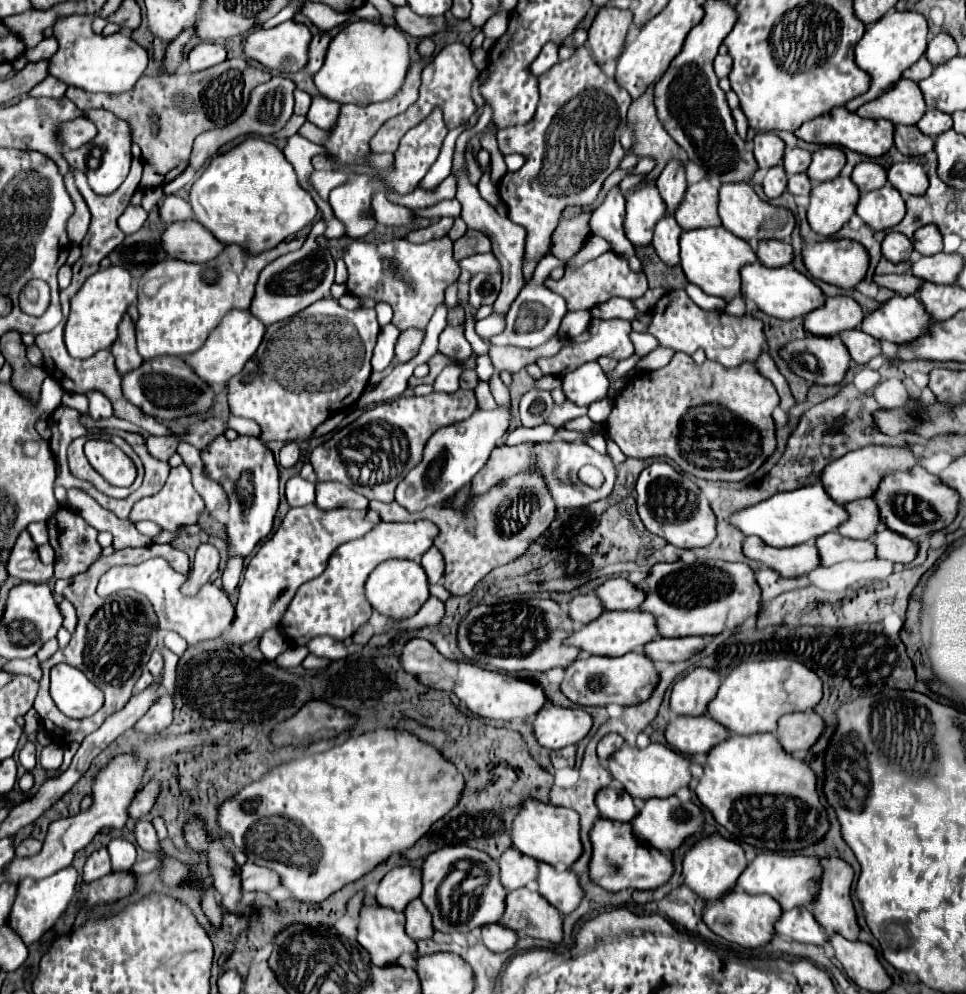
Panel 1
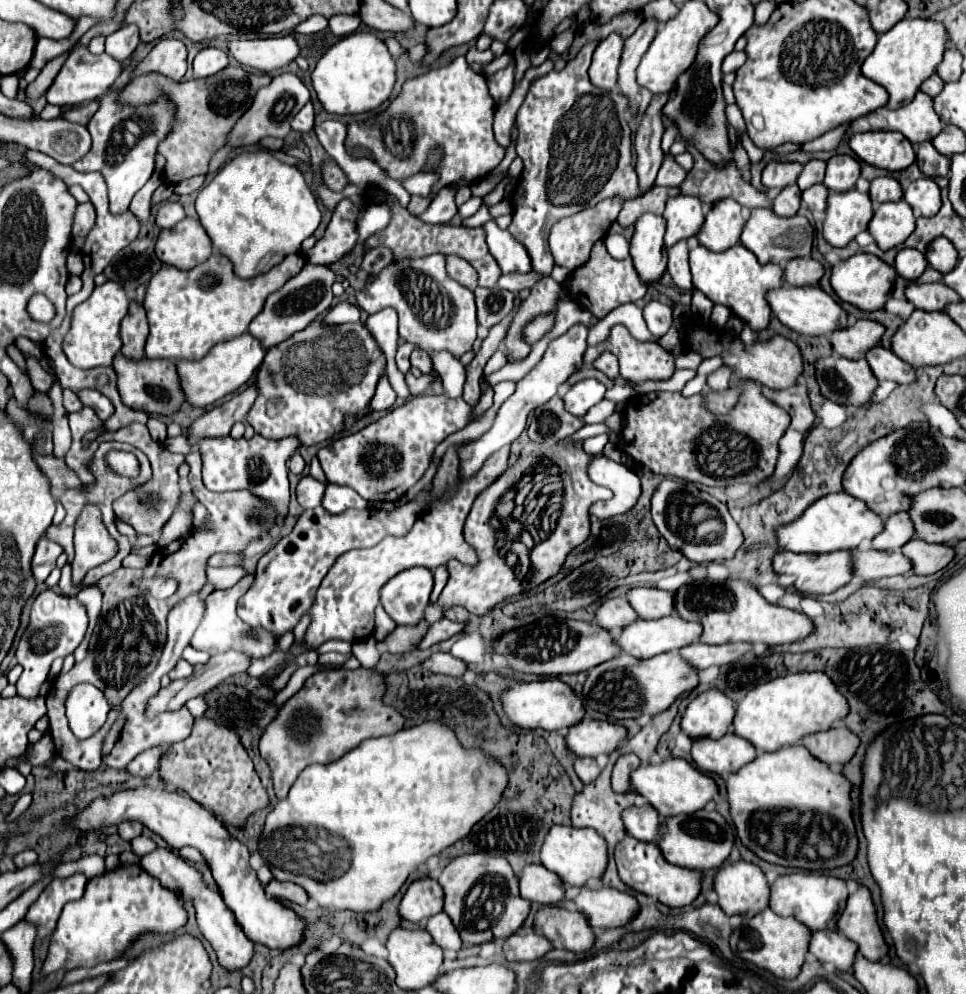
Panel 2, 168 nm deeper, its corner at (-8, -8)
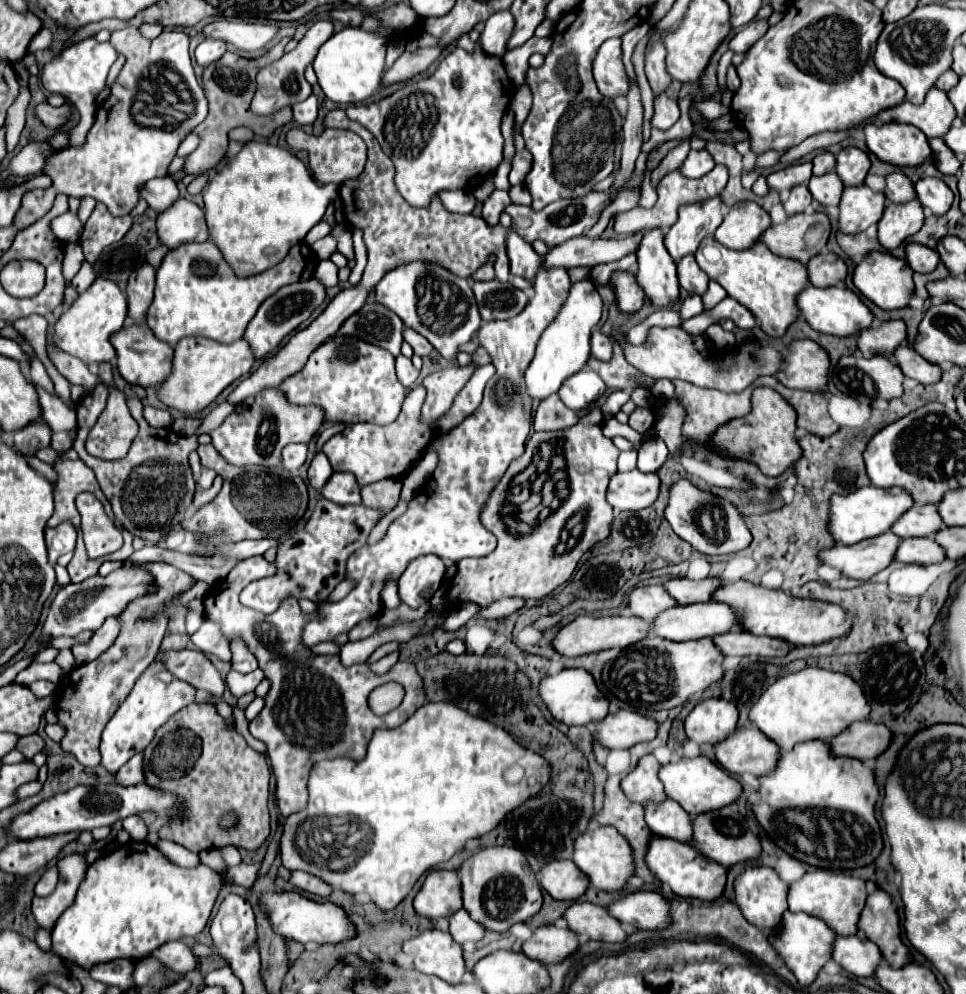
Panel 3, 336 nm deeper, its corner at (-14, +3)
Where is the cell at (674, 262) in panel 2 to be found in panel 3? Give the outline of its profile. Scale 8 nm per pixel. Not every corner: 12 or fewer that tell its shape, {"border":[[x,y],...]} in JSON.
{"border":[[694,255],[678,263],[680,287],[704,295],[710,279],[700,271]]}

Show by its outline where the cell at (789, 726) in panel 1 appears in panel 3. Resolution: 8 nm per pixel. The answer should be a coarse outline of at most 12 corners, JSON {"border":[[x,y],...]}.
{"border":[[858,721],[830,741],[836,755],[874,761],[892,743],[882,723]]}

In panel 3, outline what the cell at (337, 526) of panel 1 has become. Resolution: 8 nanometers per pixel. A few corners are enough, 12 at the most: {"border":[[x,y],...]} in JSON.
{"border":[[320,499],[240,601],[326,601],[380,511]]}

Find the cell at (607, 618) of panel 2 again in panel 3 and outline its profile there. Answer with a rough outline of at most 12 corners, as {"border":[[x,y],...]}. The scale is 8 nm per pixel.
{"border":[[664,585],[630,591],[630,611],[652,623],[678,607]]}

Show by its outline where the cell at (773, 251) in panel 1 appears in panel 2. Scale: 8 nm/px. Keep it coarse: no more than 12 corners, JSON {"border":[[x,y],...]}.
{"border":[[792,258],[784,266],[790,286],[818,284],[824,268],[812,258]]}

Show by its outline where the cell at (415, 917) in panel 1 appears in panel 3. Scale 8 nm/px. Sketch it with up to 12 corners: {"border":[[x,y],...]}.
{"border":[[460,909],[450,917],[450,935],[460,945],[484,939],[480,923]]}

